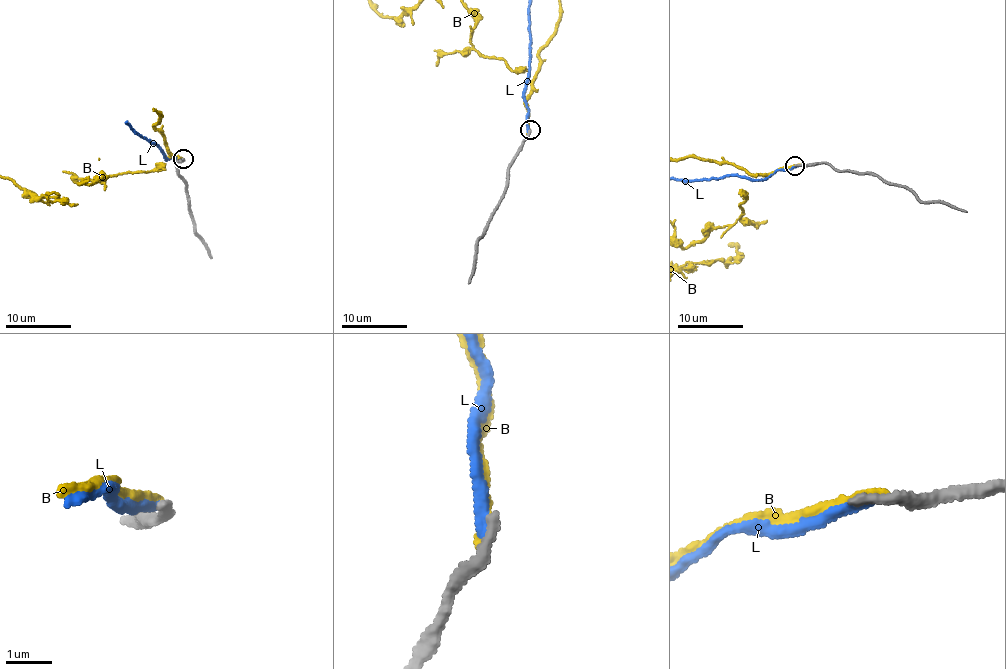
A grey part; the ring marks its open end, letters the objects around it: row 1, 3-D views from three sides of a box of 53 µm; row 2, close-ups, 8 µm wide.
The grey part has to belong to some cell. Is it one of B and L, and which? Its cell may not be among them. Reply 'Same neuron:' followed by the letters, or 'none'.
Same neuron: none

